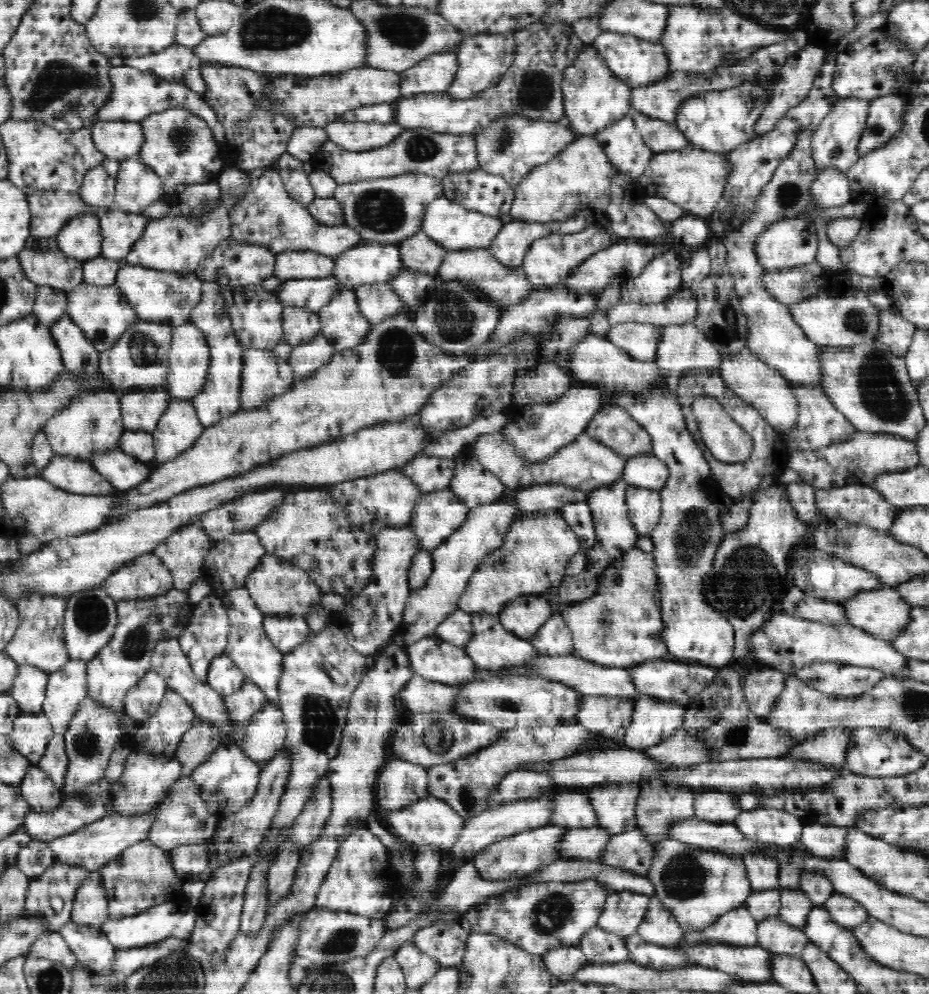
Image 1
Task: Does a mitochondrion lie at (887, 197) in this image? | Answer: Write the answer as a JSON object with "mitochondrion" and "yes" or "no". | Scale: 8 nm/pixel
{"mitochondrion":"no"}

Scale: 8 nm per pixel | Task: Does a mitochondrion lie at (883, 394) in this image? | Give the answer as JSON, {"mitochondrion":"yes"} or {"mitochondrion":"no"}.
{"mitochondrion":"yes"}

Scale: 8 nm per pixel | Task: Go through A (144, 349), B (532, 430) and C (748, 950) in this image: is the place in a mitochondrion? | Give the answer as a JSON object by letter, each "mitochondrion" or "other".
{"A":"mitochondrion","B":"mitochondrion","C":"other"}

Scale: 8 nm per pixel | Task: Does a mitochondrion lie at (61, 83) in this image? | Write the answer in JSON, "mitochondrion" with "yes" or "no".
{"mitochondrion":"yes"}

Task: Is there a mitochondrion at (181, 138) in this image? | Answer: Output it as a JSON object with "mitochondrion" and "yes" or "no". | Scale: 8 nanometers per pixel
{"mitochondrion":"yes"}

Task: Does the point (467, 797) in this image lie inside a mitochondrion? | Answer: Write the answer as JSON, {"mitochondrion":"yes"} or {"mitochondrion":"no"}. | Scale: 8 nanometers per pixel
{"mitochondrion":"yes"}

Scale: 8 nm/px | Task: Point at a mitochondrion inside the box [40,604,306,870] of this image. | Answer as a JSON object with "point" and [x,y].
{"point":[85,744]}

